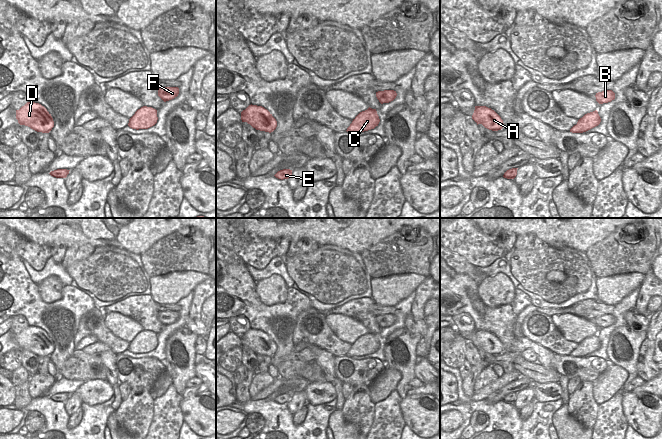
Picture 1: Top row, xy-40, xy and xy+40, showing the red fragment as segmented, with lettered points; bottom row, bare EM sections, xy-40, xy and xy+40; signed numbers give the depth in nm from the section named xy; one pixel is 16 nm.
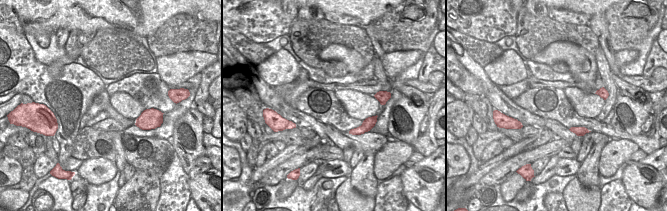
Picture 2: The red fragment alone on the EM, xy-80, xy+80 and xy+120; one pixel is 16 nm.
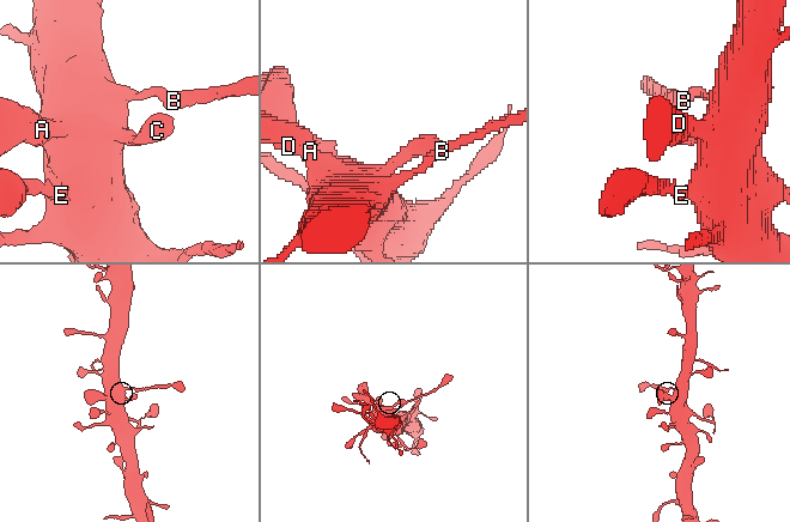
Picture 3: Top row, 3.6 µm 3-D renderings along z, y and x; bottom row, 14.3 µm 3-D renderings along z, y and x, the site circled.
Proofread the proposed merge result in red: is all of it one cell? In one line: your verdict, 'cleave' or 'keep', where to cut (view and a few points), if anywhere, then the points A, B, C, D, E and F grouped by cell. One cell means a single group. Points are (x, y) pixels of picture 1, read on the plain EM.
cleave | xy+40 (601, 316), (598, 326) | A C D E / B F

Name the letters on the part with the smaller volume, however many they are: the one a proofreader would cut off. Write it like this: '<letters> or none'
B, F

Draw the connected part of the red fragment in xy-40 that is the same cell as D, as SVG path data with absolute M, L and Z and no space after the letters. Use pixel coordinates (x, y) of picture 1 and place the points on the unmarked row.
M27 326L19 334L16 334L16 343L20 349L31 353L49 357L54 351L54 345L47 333L39 327Z

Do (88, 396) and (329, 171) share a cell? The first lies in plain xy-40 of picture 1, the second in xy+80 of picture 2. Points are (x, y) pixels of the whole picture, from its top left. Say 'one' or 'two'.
one

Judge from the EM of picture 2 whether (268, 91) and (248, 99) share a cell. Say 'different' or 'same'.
different

